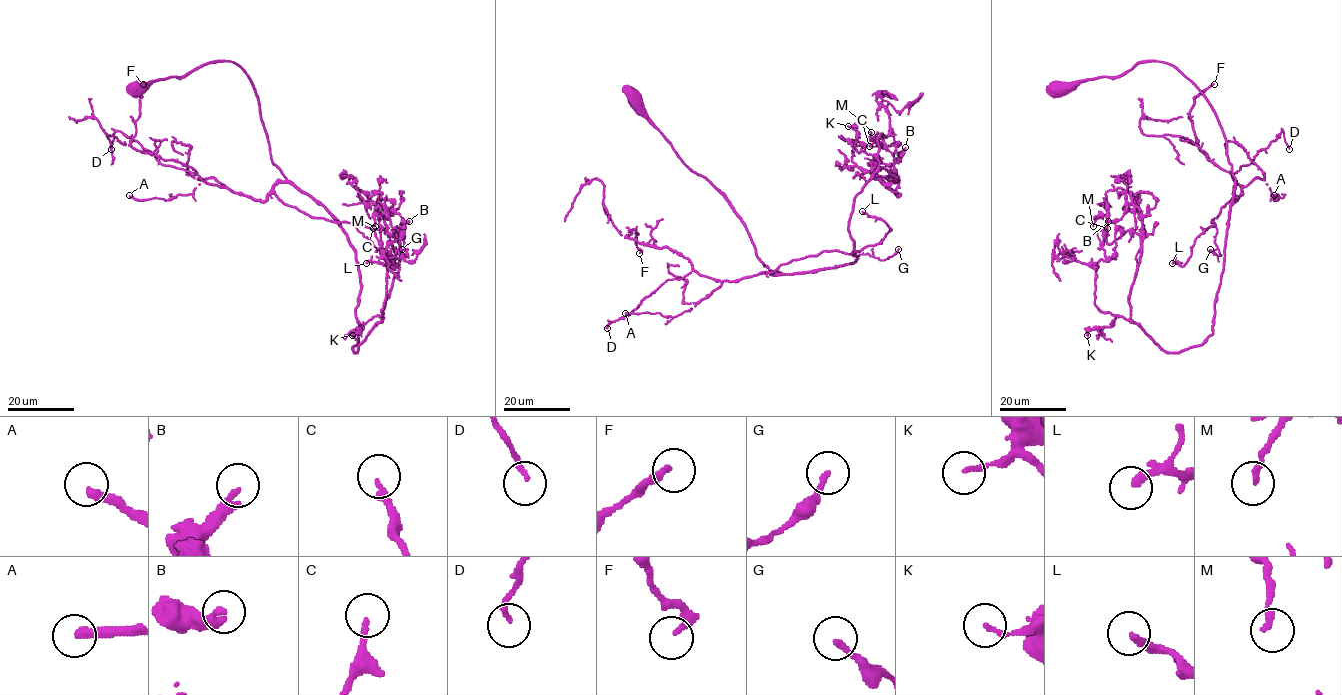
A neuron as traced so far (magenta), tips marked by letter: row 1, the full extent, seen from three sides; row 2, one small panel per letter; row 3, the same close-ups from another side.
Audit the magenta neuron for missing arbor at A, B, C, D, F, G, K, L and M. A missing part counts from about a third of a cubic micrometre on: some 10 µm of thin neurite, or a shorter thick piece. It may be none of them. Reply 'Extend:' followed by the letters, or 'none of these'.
Extend: none of these

